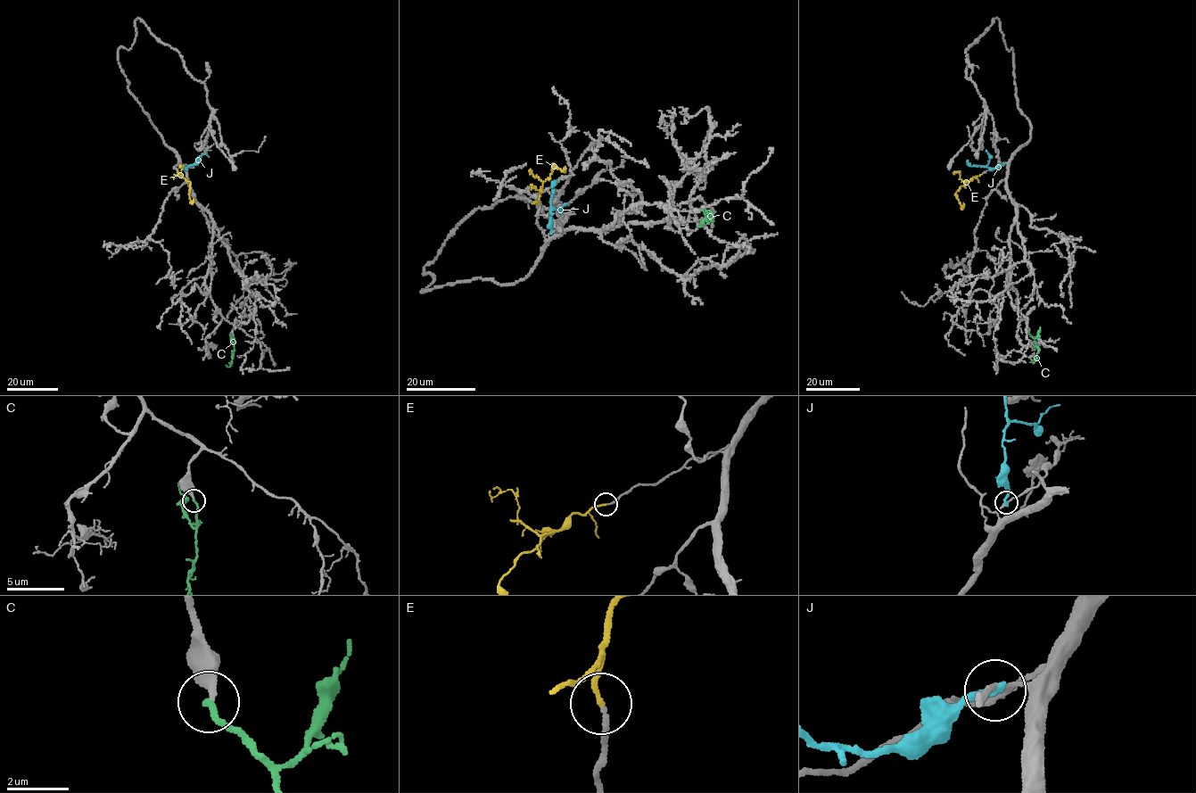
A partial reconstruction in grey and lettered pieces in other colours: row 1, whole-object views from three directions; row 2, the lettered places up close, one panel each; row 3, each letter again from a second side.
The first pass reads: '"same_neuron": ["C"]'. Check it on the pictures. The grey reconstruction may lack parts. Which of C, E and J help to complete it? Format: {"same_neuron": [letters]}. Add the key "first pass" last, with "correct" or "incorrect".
{"same_neuron": ["E"], "first pass": "incorrect"}

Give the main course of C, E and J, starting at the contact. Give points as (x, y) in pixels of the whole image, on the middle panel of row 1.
C: (700, 210), (712, 220), (713, 216), (705, 210)
E: (539, 203), (540, 185), (551, 172), (552, 165), (565, 171)
J: (551, 233), (550, 210), (559, 210), (567, 203)

